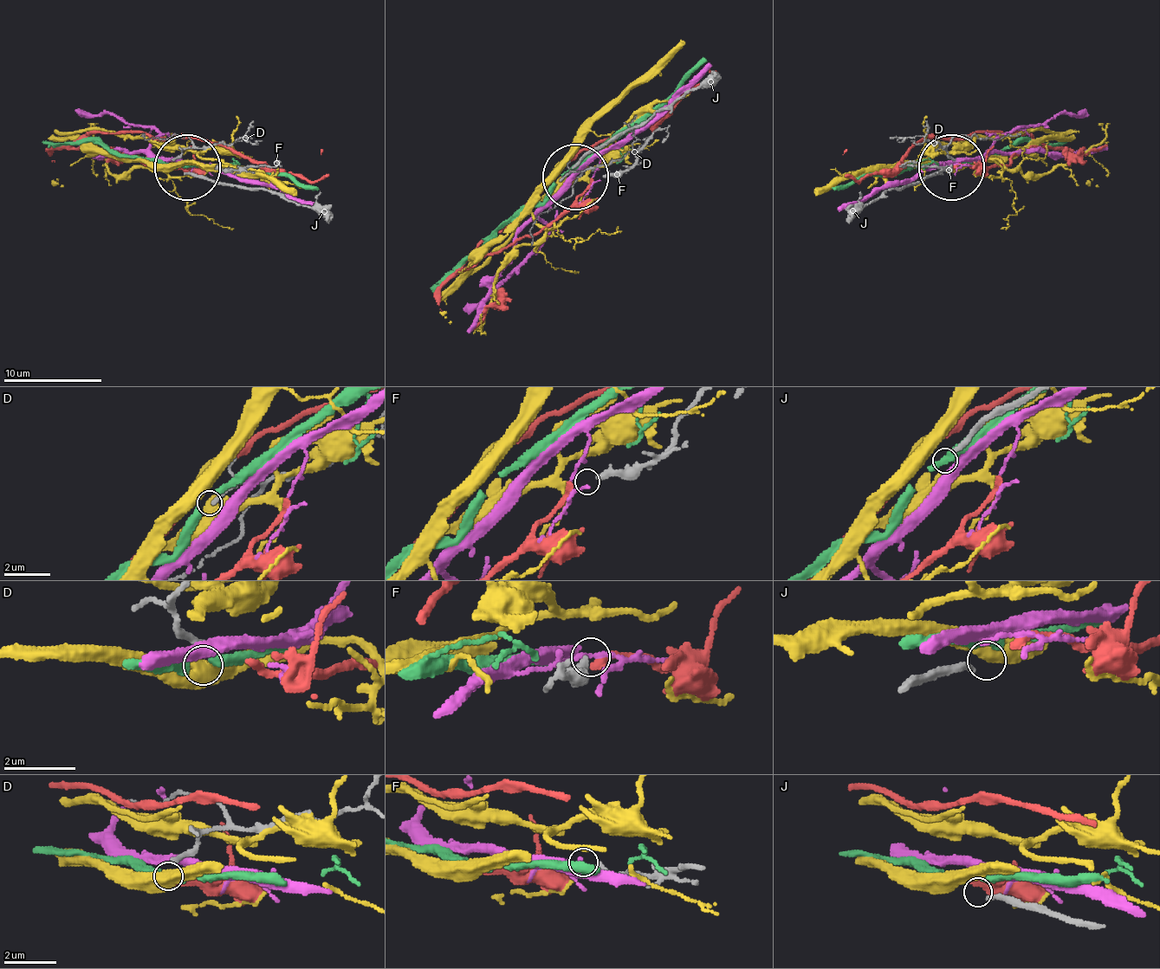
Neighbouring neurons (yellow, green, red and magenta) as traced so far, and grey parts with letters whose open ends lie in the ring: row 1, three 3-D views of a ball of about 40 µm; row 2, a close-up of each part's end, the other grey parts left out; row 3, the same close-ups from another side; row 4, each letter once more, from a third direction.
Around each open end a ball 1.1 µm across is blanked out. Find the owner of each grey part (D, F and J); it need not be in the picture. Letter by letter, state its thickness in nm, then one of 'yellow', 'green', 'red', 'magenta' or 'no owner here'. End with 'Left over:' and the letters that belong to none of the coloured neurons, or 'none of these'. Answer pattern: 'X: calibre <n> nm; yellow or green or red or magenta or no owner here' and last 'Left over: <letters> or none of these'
D: calibre 170 nm; green
F: calibre 320 nm; no owner here
J: calibre 180 nm; no owner here
Left over: F, J

